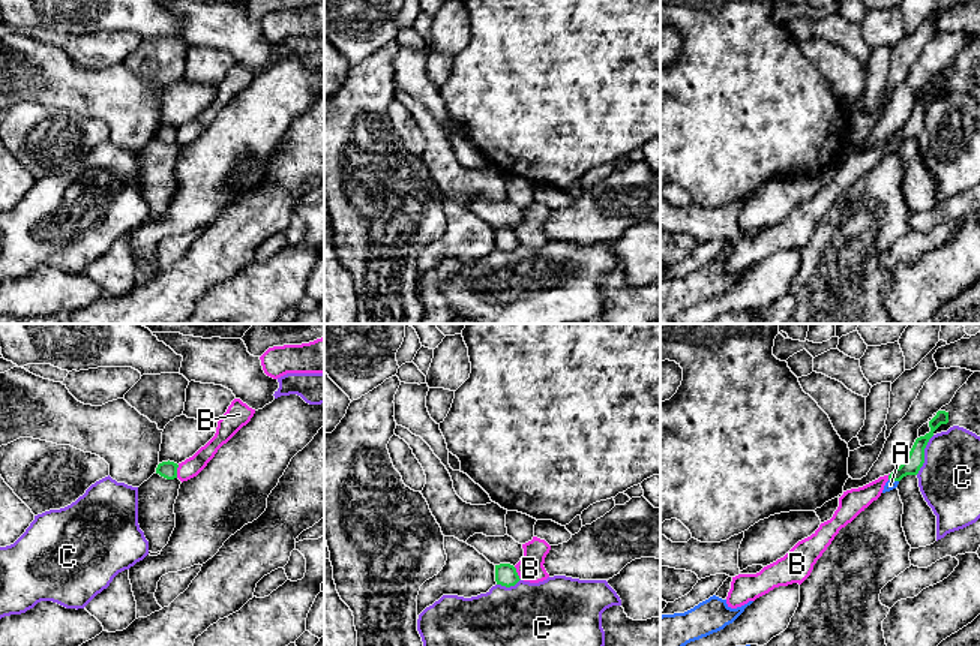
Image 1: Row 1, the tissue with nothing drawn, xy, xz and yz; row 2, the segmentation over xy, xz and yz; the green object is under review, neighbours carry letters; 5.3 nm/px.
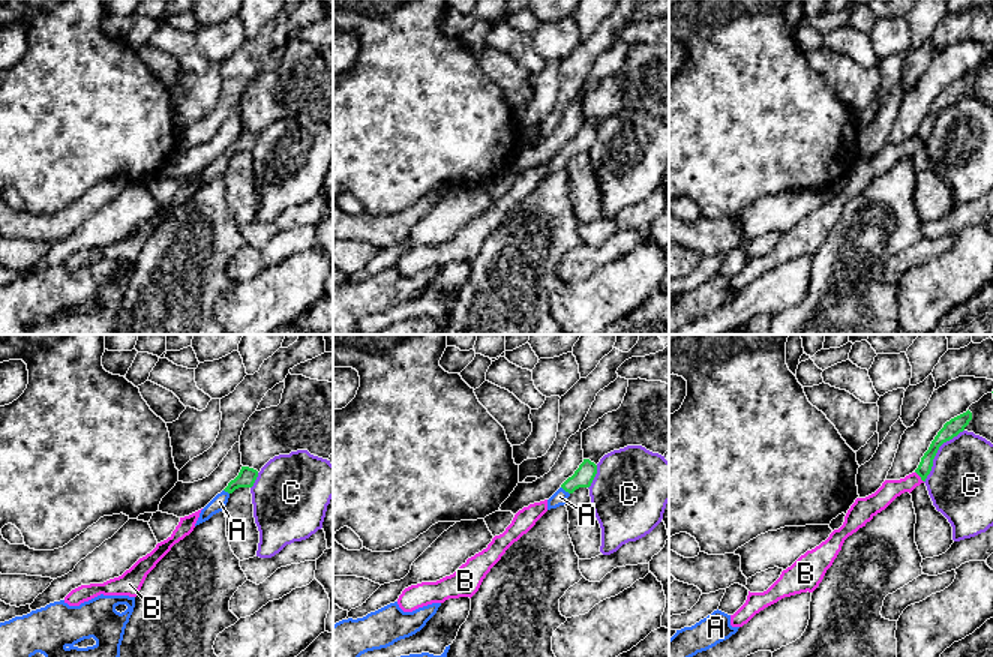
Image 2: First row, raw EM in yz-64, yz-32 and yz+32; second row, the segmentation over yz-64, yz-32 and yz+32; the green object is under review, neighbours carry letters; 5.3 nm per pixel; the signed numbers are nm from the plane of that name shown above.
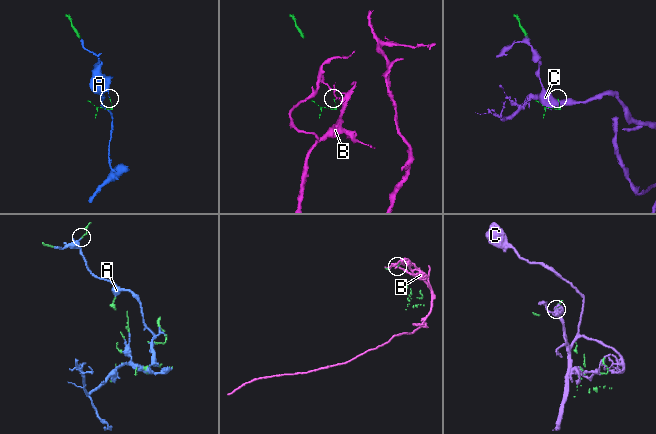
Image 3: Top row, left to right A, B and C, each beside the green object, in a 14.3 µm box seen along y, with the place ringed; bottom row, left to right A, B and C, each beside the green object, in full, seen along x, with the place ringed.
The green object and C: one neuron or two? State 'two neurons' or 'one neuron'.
two neurons

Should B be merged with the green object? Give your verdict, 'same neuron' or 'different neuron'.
different neuron

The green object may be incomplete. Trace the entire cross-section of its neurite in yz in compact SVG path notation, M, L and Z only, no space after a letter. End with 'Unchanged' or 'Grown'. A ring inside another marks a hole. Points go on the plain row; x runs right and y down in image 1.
M938 75L936 79L929 85L930 96L924 100L915 103L908 121L903 127L896 132L890 139L888 145L884 150L882 157L890 156L897 151L899 145L906 139L917 139L920 132L924 127L924 112L929 103L933 100L933 96L941 90L948 87L948 76Z. Grown

